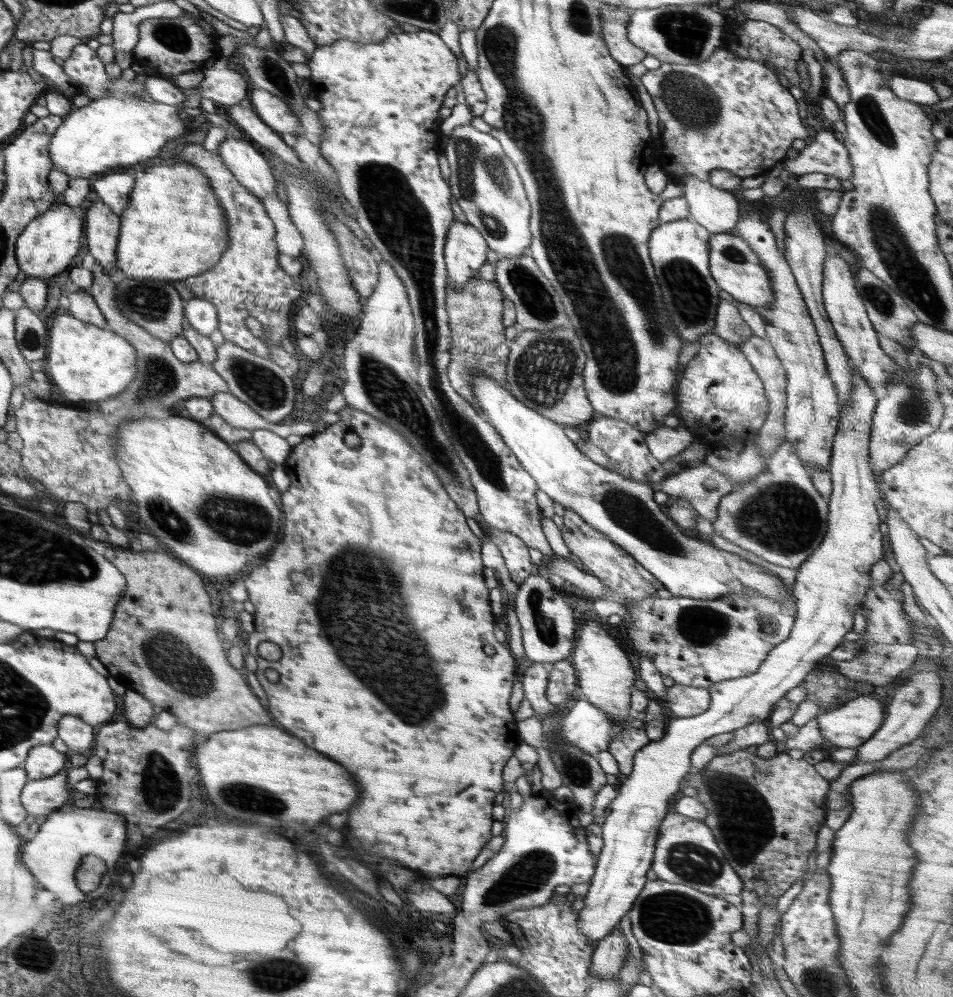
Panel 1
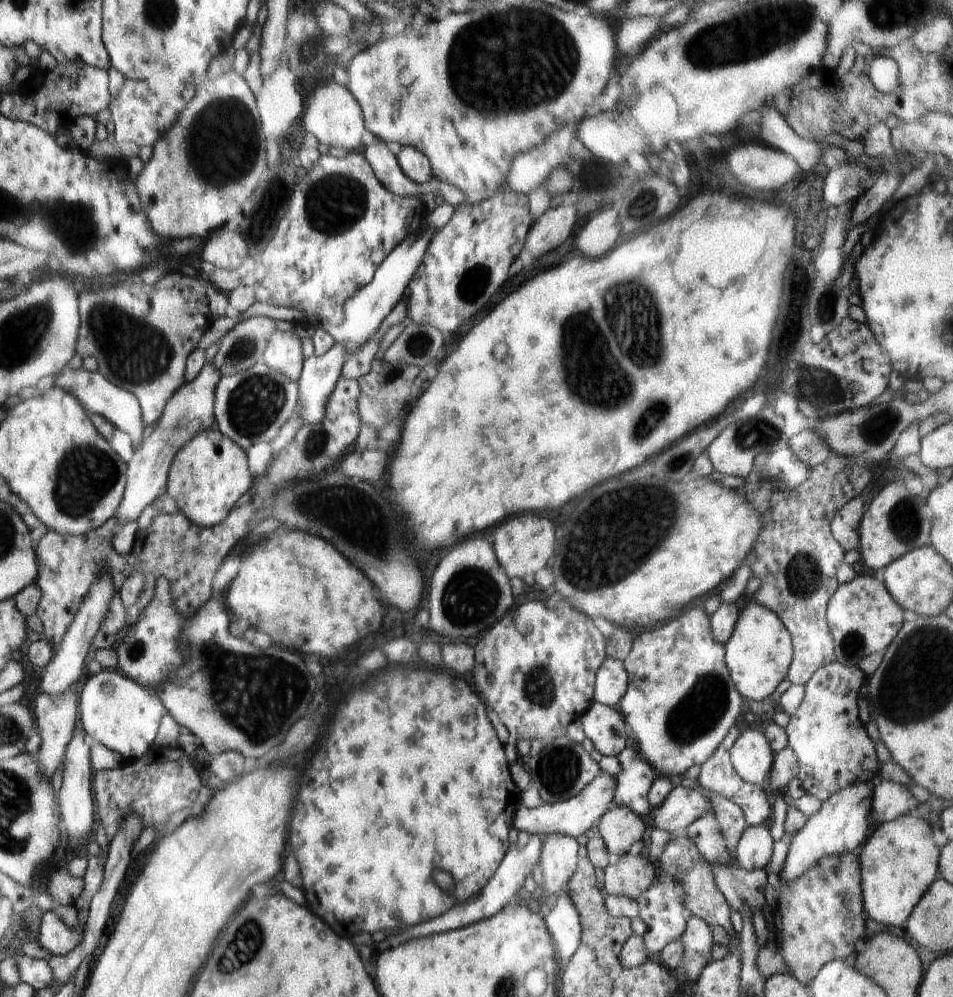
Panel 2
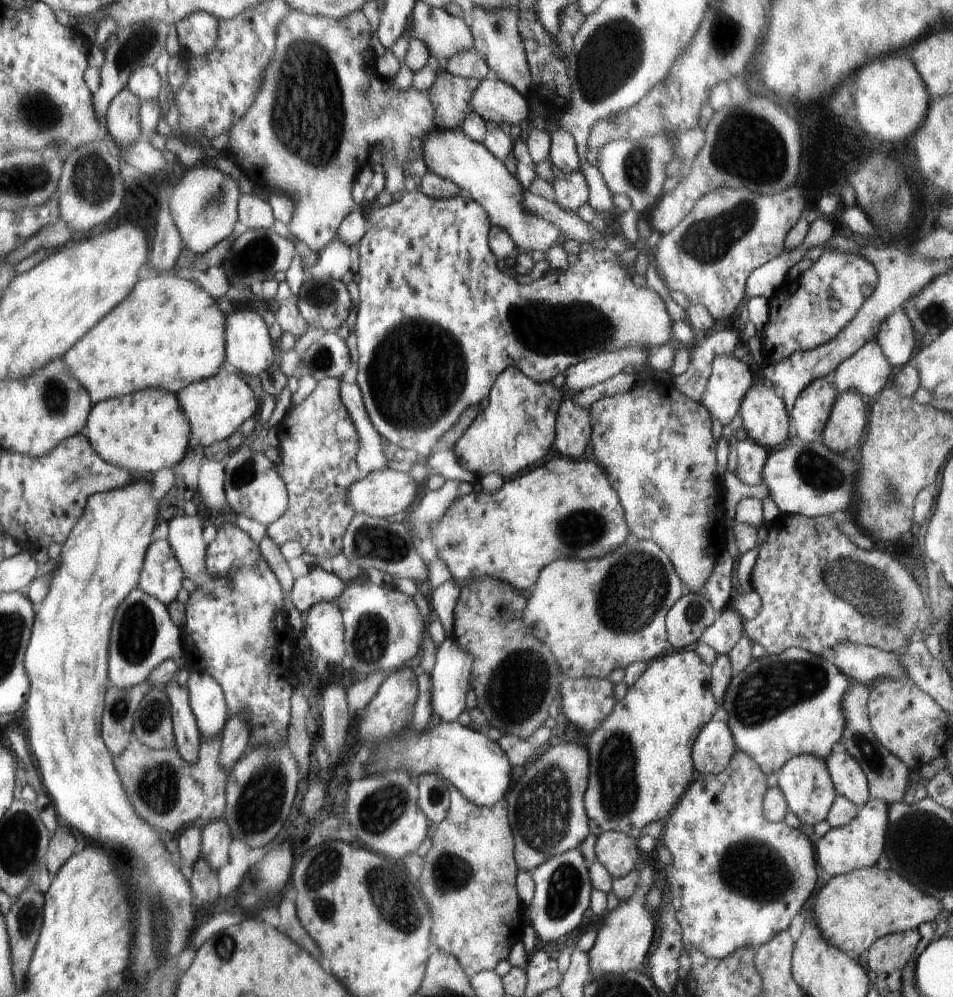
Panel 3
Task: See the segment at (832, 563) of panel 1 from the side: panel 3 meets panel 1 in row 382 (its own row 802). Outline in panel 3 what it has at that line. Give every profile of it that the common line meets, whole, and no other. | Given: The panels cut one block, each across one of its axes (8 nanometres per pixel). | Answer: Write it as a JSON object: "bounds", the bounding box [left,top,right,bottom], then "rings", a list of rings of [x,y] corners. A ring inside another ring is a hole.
{"bounds":[825,740,871,809],"rings":[[[842,740],[834,745],[825,763],[837,794],[850,799],[850,802],[861,809],[871,797],[868,781]]]}

